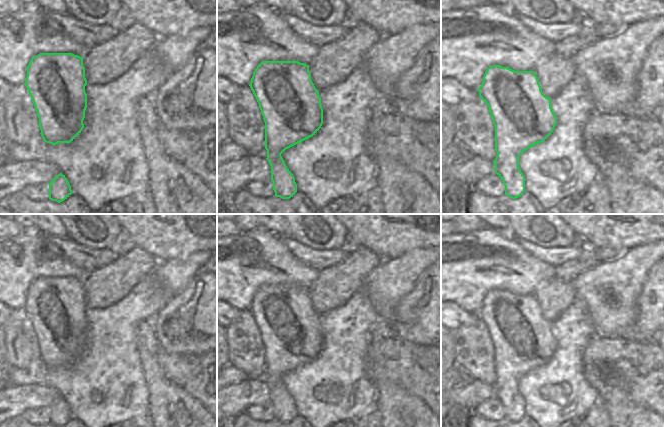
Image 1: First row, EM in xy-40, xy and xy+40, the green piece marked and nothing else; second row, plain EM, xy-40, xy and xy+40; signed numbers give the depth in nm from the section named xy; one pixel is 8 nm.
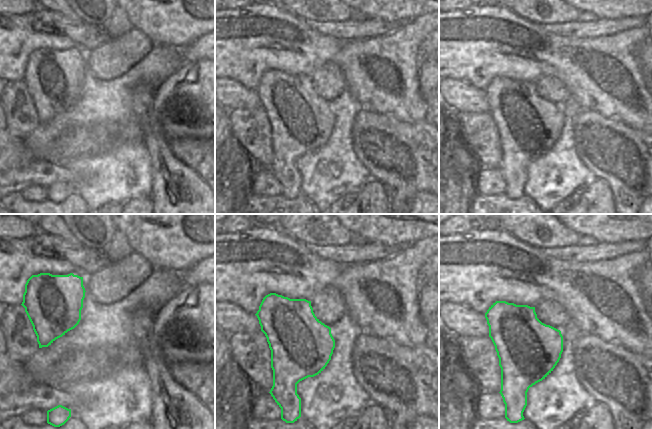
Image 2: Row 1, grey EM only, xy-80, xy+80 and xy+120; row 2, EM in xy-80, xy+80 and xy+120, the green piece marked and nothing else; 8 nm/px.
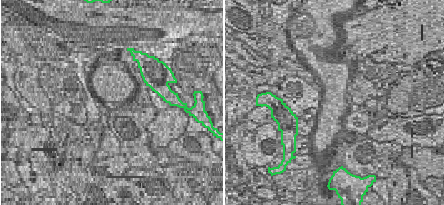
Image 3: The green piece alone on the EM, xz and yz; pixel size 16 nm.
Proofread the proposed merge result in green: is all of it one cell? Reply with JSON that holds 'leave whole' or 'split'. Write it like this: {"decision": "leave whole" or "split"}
{"decision": "leave whole"}

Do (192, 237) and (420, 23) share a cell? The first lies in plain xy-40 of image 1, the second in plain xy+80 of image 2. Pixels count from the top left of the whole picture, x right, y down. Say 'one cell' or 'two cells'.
two cells

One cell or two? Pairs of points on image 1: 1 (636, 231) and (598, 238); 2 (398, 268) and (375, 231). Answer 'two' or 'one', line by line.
1: one
2: two

